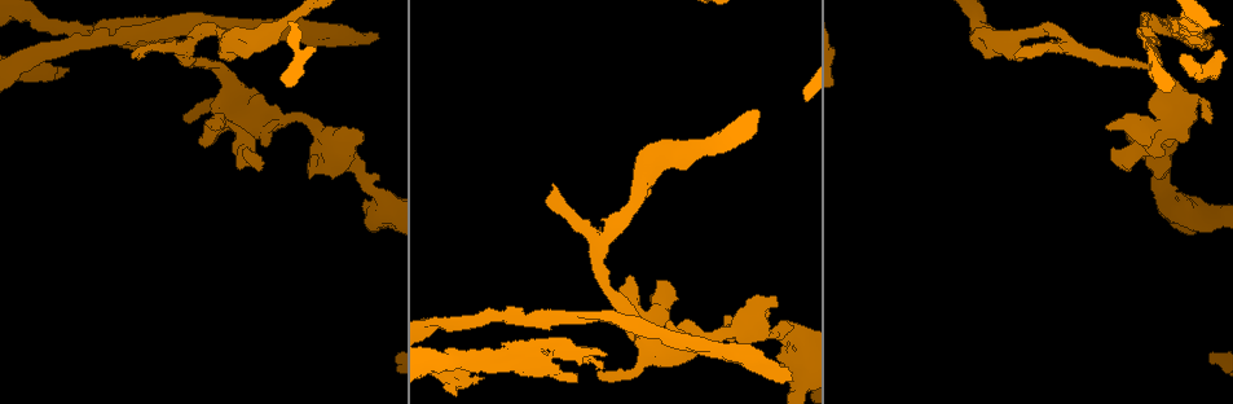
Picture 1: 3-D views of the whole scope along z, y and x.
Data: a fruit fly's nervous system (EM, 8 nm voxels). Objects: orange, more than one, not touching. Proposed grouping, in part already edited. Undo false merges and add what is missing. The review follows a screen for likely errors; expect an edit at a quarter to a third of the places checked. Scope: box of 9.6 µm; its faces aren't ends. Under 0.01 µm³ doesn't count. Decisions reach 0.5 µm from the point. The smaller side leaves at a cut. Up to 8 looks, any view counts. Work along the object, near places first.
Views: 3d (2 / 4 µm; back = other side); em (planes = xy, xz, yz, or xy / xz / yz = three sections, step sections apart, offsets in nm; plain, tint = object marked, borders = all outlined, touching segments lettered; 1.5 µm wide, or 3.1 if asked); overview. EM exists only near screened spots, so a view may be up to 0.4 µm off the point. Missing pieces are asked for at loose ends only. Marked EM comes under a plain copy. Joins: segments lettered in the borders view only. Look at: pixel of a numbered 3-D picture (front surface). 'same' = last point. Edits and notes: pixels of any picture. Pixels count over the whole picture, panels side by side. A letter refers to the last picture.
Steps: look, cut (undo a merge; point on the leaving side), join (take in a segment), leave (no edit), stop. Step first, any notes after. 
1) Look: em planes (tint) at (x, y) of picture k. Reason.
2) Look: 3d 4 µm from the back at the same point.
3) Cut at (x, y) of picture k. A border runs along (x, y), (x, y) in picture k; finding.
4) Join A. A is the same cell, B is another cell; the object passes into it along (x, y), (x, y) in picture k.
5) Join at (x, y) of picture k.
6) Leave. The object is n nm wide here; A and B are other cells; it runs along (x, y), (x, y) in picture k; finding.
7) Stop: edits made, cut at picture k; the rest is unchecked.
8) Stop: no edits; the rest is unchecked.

Look: em planes (tint) at (139, 56) of picture 1. Free end.

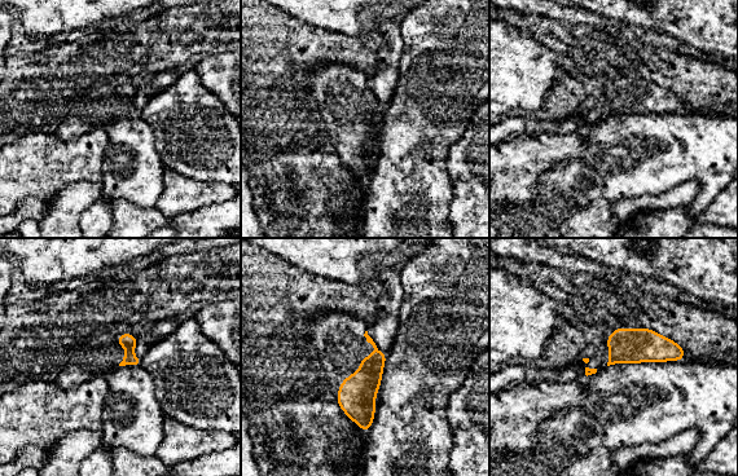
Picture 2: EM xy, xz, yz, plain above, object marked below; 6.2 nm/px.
Look: em planes (borders) at the same point.

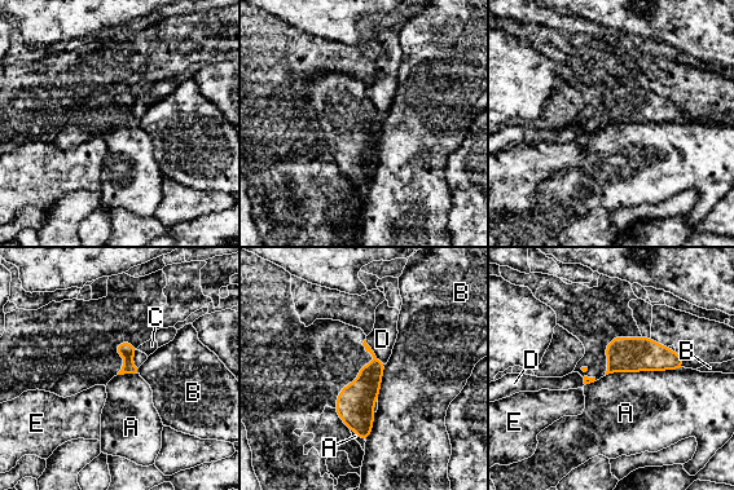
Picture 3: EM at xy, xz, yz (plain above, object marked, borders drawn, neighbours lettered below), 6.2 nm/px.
Leave. A, B, C, D and E are other cells; a border runs along (684, 367), (614, 371), (606, 375) in picture 3; no lettered segment goes on from it.

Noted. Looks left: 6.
Look: em xz step 4 (borders) at (259, 170) of picture 1. An open end.

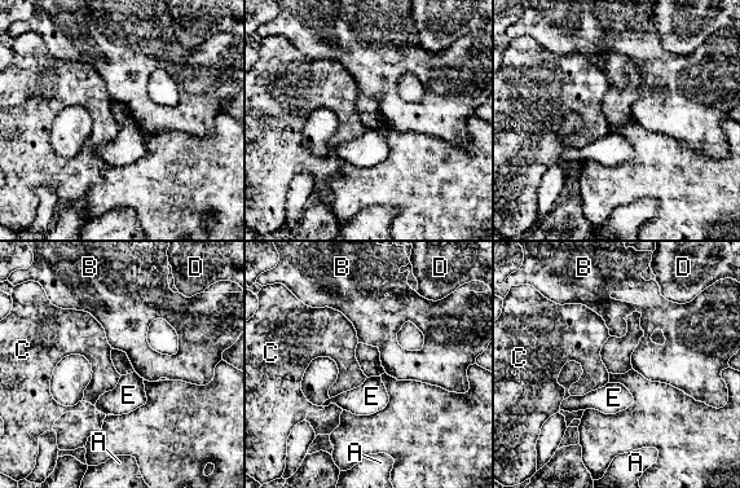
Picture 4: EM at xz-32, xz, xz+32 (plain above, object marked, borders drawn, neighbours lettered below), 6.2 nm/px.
Look: em planes (borders) at the same point.

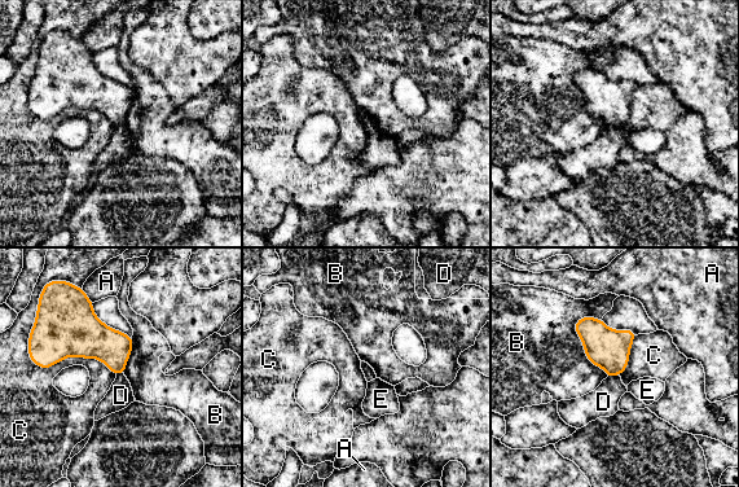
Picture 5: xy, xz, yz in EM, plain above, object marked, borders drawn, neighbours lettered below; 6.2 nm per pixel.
Leave. A, B, C, D and E are other cells; a border runs along (617, 374), (607, 377) in picture 5; no lettered segment goes on from it.

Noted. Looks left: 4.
Look: 3d 4 µm at (189, 122) of picture 1.

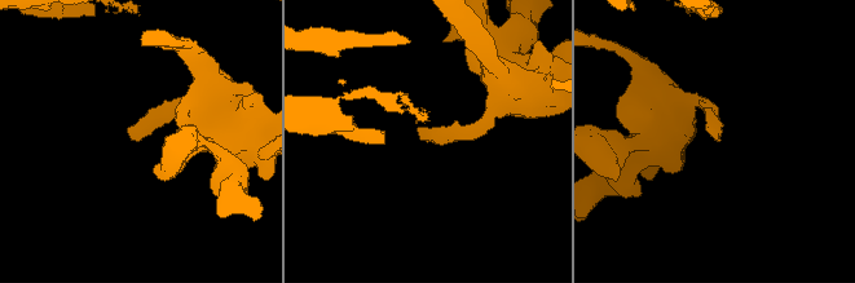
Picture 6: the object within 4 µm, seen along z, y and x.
Look: em planes (borders) at (718, 139) of picture 6. Need the tissue.

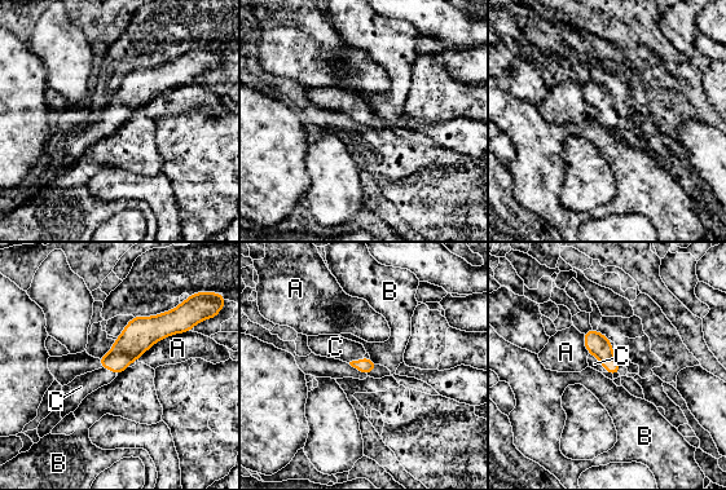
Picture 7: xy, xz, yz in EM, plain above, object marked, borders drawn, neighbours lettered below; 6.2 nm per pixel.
Join C. The object is 100 nm wide here; C is the same cell, A and B are other cells; the object passes into it along (597, 344), (597, 358), (593, 362) in picture 7; the cell continues.

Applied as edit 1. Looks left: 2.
Stop: edits made, join at picture 7; the rest is unchecked.

